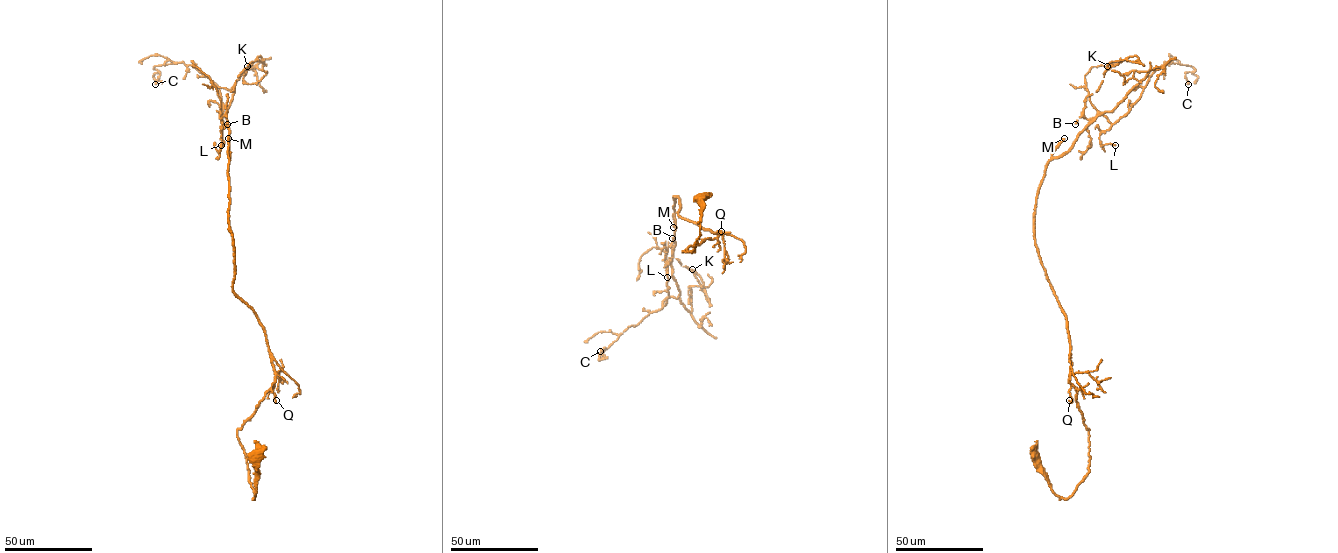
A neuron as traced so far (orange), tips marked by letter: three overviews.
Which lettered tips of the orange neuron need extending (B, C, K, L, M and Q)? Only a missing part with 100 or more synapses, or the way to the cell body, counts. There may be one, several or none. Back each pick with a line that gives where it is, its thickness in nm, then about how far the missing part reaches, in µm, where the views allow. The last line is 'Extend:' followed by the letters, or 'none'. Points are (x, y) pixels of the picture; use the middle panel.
Extend: none

